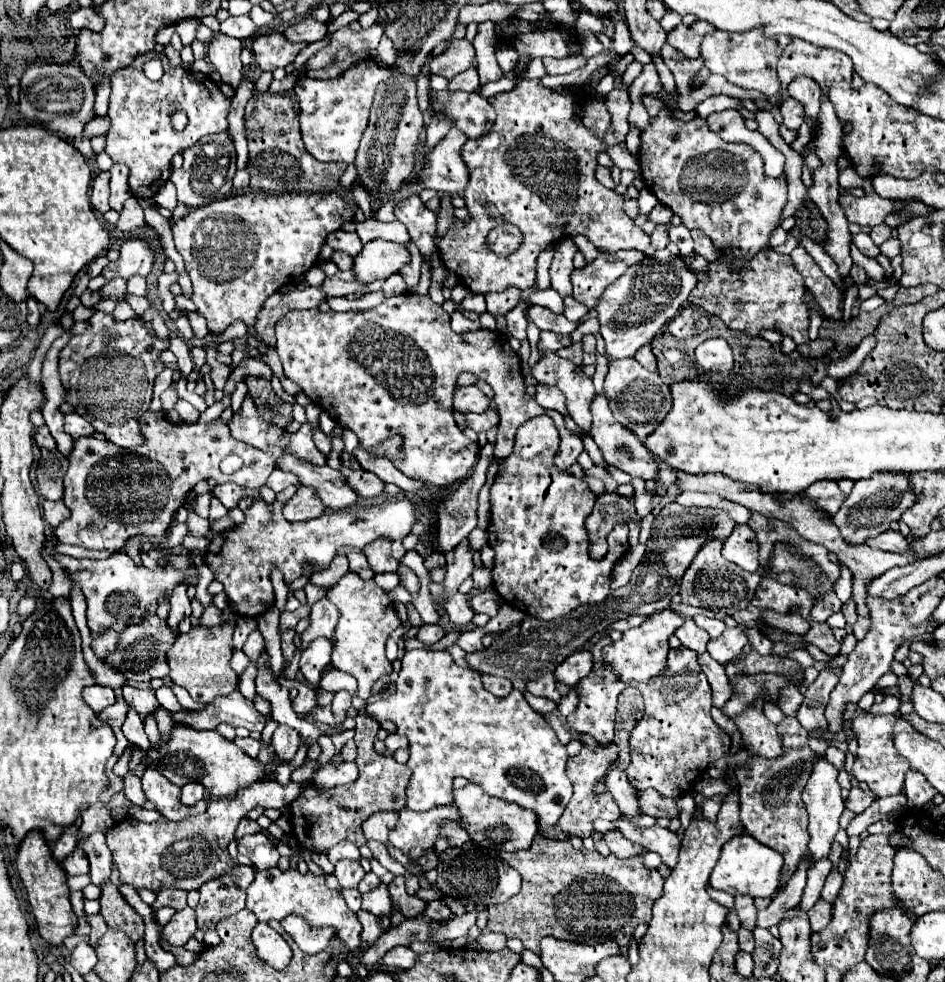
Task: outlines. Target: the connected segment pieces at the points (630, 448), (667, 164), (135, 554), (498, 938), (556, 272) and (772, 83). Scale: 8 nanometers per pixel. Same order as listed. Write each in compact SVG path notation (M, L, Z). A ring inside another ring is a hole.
M597 394L597 398L593 400L593 434L591 434L591 438L599 444L607 464L617 466L619 470L631 474L633 478L653 480L657 484L657 490L661 488L661 484L657 482L659 480L659 466L657 466L653 454L645 448L645 444L627 426L619 424L613 418L613 412L609 410L609 402L607 402L607 398L603 394Z
M663 106L655 118L649 120L649 126L641 132L639 146L639 166L645 184L655 192L659 202L667 204L687 228L701 228L717 248L733 248L733 252L723 252L723 258L735 266L745 266L747 258L753 258L759 250L769 244L771 232L777 228L781 210L787 204L787 178L771 178L763 170L763 160L747 144L731 144L721 140L715 132L709 130L705 118L695 116L689 122L683 122L673 114L671 106Z
M139 536L139 538L131 538L131 540L125 544L123 550L125 550L136 563L140 563L141 558L139 552L141 552L141 548L143 548L145 542L151 542L151 538L145 538L145 536L143 536L143 538L141 538L141 536Z
M481 932L477 936L477 944L481 944L485 950L493 952L493 950L501 950L505 948L505 936L503 934L497 934L497 932Z
M567 240L563 242L557 250L555 250L555 256L553 256L553 264L549 268L549 274L551 274L551 286L553 290L559 292L561 298L567 298L573 294L573 286L571 286L571 272L573 272L573 254L577 252L577 246L575 242Z
M715 30L713 34L705 36L701 44L701 56L705 60L705 66L713 74L725 76L735 86L763 92L769 98L781 90L781 80L777 76L779 42L765 38L761 30L749 30L749 34L725 34L721 30Z

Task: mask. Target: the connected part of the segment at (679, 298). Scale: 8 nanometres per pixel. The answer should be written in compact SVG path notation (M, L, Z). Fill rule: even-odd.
M645 258L609 284L595 306L597 320L601 324L599 332L605 340L605 358L609 362L633 358L637 348L641 348L645 342L651 342L657 330L661 330L663 324L673 320L675 314L683 310L695 284L695 274L689 268L677 268L655 258Z

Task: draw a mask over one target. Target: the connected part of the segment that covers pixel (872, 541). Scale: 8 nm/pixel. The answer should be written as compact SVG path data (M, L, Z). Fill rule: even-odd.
M887 530L875 538L867 538L865 544L871 548L889 550L889 552L901 552L905 550L905 546L909 546L909 542L901 536L901 532L895 532L895 530Z

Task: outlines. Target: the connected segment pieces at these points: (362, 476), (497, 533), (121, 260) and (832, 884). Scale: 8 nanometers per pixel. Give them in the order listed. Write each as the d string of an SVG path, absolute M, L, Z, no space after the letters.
M343 468L343 474L349 476L349 484L353 484L353 490L357 490L363 498L375 498L385 490L385 482L371 472Z
M537 416L521 430L513 454L501 464L501 474L491 486L489 546L495 550L493 584L505 602L521 612L553 620L581 604L603 602L609 594L611 570L629 550L628 525L620 524L607 536L607 556L599 562L589 558L585 518L595 506L595 494L585 480L561 472L553 456L559 434L549 416Z
M129 238L121 244L121 256L111 262L105 270L103 276L107 280L111 278L129 278L133 274L147 276L153 266L153 250L149 244L141 238Z
M835 866L835 868L829 872L827 880L825 880L825 886L823 886L823 890L821 890L821 898L827 900L829 904L833 904L835 898L837 898L837 894L839 894L839 890L841 890L841 880L843 880L843 876L839 874L839 870L837 870L837 866Z

